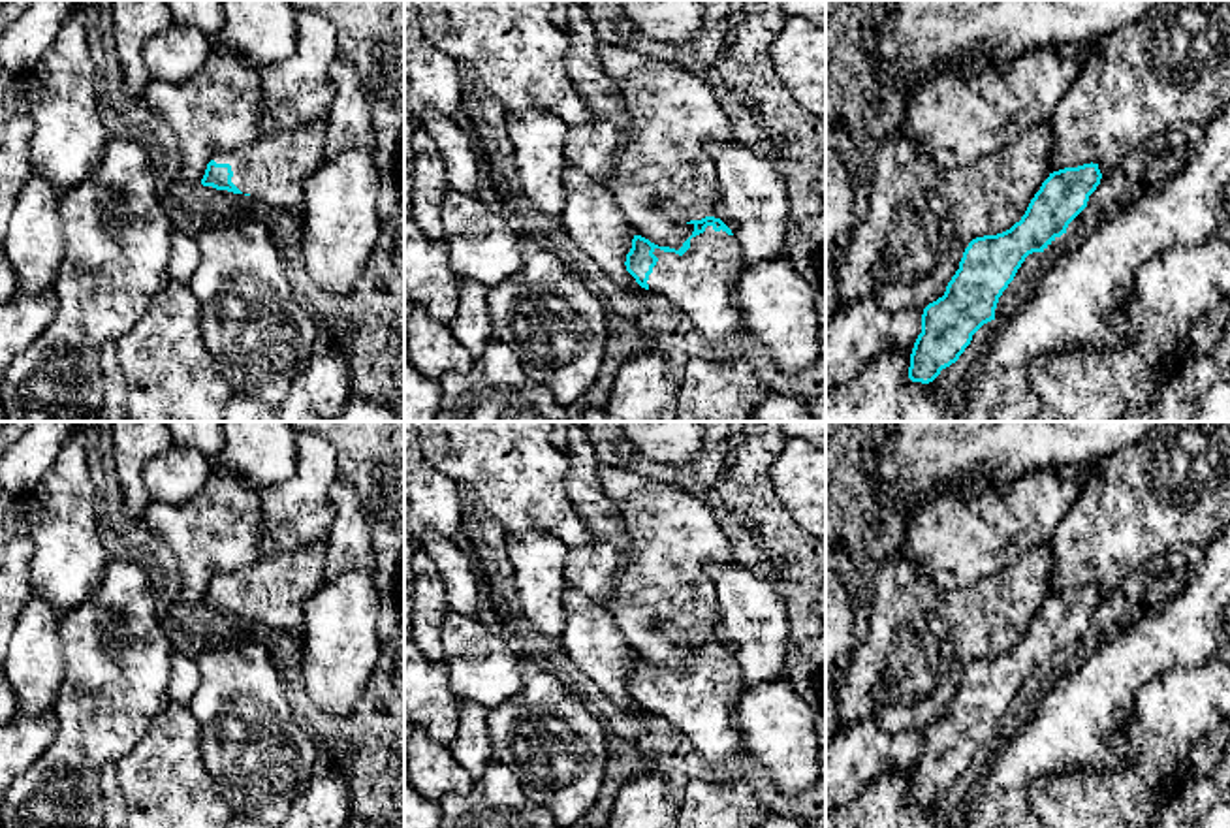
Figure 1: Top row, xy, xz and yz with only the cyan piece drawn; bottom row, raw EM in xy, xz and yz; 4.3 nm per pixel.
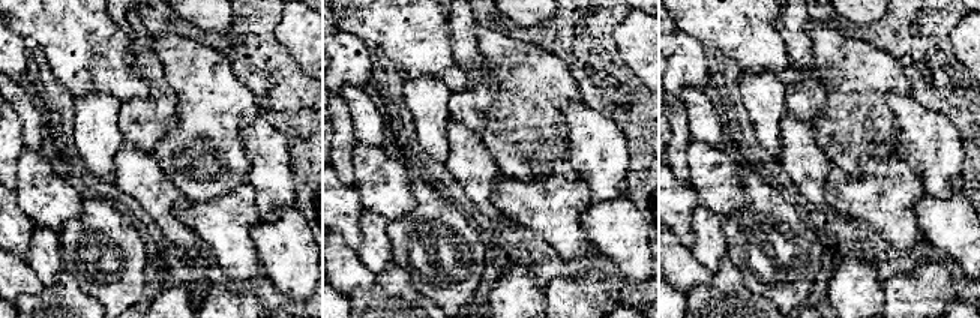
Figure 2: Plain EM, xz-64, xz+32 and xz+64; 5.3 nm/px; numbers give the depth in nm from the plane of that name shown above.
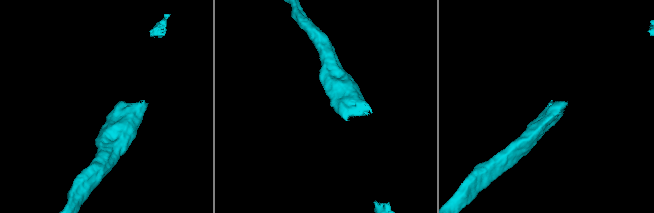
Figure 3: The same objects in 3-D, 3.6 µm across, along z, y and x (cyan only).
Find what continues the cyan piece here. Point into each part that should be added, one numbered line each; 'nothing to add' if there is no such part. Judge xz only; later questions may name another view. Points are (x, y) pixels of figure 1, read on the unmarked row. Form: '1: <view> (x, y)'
1: xz (700, 704)

